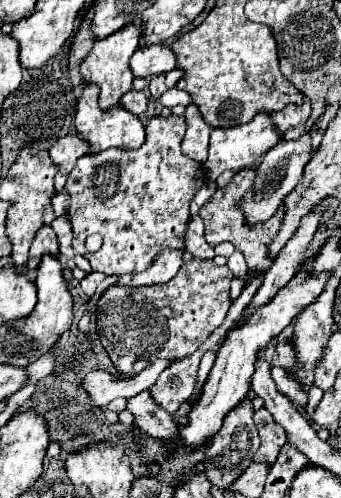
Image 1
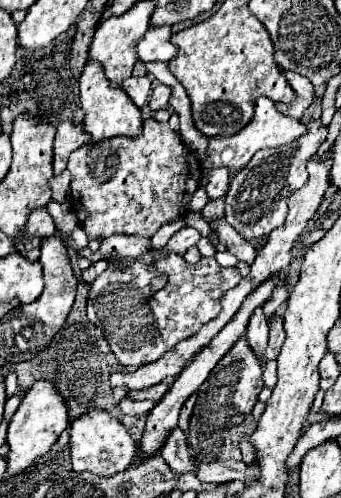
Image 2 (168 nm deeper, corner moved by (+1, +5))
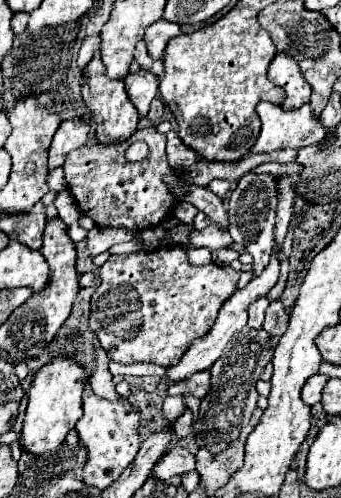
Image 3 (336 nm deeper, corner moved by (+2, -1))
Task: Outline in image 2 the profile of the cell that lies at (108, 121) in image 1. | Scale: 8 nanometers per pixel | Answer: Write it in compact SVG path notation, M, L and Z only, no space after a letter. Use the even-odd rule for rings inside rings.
M88 60L82 76L80 76L80 100L84 110L84 130L92 136L92 142L100 142L112 136L138 136L142 132L142 114L140 110L126 98L122 88L114 88L102 70L102 64Z

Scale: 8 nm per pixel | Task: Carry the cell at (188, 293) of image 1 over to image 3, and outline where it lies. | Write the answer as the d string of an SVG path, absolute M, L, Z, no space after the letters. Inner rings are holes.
M179 244L159 246L145 254L111 254L109 260L99 268L101 284L95 288L91 296L89 326L93 328L101 342L101 348L113 362L151 362L157 366L173 366L179 362L179 358L195 338L201 338L209 332L219 308L237 290L239 276L241 274L231 266L217 266L215 262L205 266L191 266L187 262L185 248ZM143 270L151 270L153 280L145 280Z

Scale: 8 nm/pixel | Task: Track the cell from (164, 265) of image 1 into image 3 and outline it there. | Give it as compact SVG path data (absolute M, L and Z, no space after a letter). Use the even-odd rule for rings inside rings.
M215 224L207 226L205 230L193 230L189 234L189 246L203 246L209 250L219 250L219 248L227 248L231 244L231 236L229 232L221 232Z

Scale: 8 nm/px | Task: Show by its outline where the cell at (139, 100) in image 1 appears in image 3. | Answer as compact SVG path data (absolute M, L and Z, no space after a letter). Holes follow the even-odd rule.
M139 70L137 74L129 74L125 78L127 96L133 102L133 106L139 110L141 116L147 116L149 104L155 98L157 88L159 88L159 78L145 72L145 70Z

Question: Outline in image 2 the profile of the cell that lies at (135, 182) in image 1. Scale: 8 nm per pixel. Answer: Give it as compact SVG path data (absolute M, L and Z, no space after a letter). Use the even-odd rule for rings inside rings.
M154 118L144 120L142 134L134 138L116 136L102 142L88 142L86 146L74 150L68 160L68 170L72 172L70 206L76 210L80 226L86 230L88 238L108 238L114 234L154 236L162 224L178 220L186 212L180 204L186 206L190 202L202 178L198 158L180 142L168 122L160 124Z

